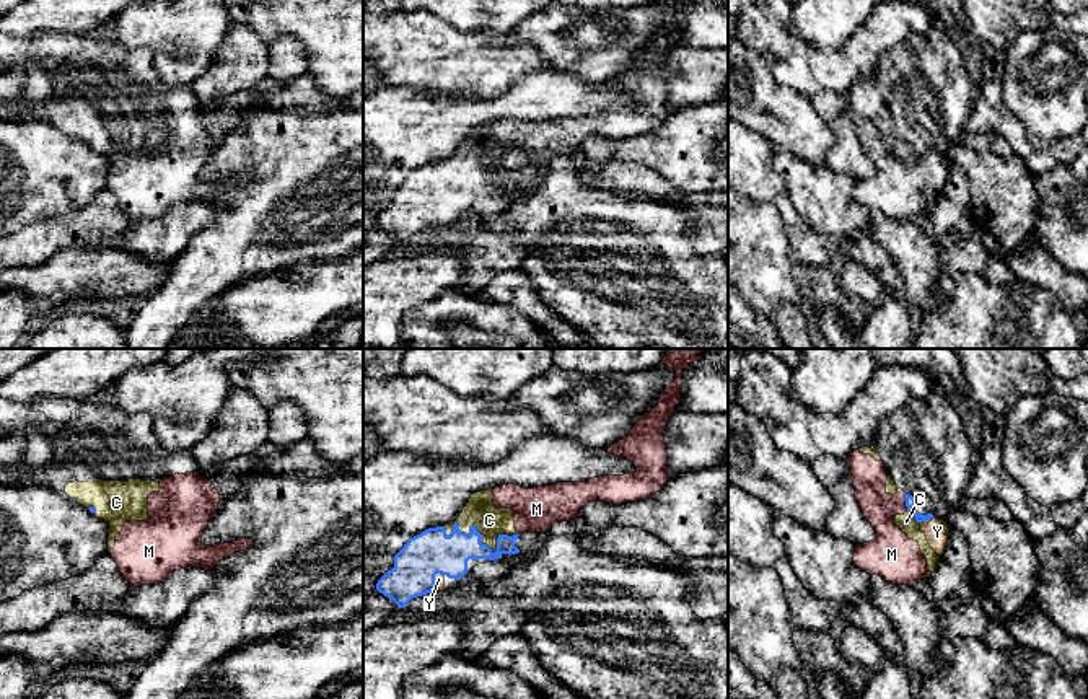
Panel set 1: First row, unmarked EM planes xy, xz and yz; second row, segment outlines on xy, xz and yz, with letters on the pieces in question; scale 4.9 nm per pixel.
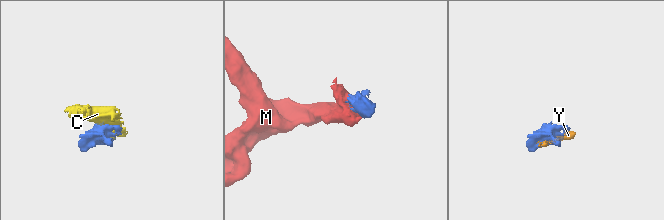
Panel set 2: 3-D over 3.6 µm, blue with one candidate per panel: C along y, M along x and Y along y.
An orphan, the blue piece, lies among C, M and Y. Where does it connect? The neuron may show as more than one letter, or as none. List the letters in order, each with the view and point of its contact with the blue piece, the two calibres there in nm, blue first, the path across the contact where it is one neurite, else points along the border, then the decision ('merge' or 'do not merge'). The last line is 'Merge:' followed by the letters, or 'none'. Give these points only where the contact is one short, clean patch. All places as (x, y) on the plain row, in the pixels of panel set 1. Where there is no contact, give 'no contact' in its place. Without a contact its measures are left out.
C: xz (481, 170) | 220/150 nm | merge
M: yz (906, 136) | 50/200 nm | merge
Y: xz (434, 217) | 220/50 nm | merge
Merge: C, M, Y

